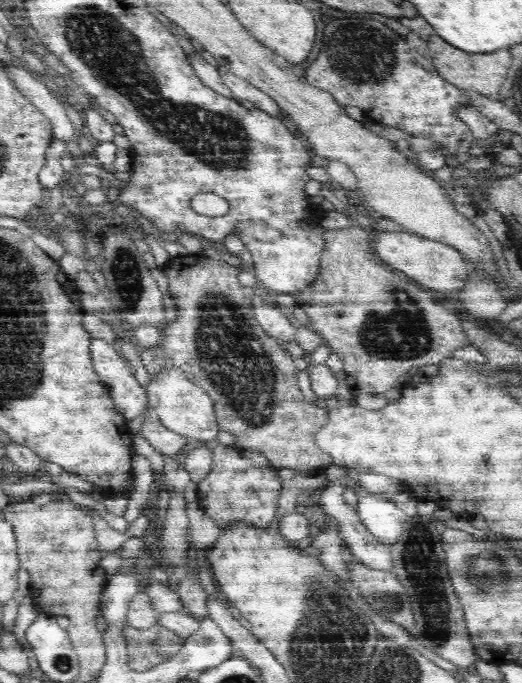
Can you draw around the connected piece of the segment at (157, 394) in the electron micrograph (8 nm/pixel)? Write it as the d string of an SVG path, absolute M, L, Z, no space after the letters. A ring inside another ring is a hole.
M164 368L164 370L168 372L162 372L148 386L146 394L150 398L149 406L154 408L161 423L172 432L212 444L221 431L216 420L214 401L204 389L187 377L185 370L181 368Z

